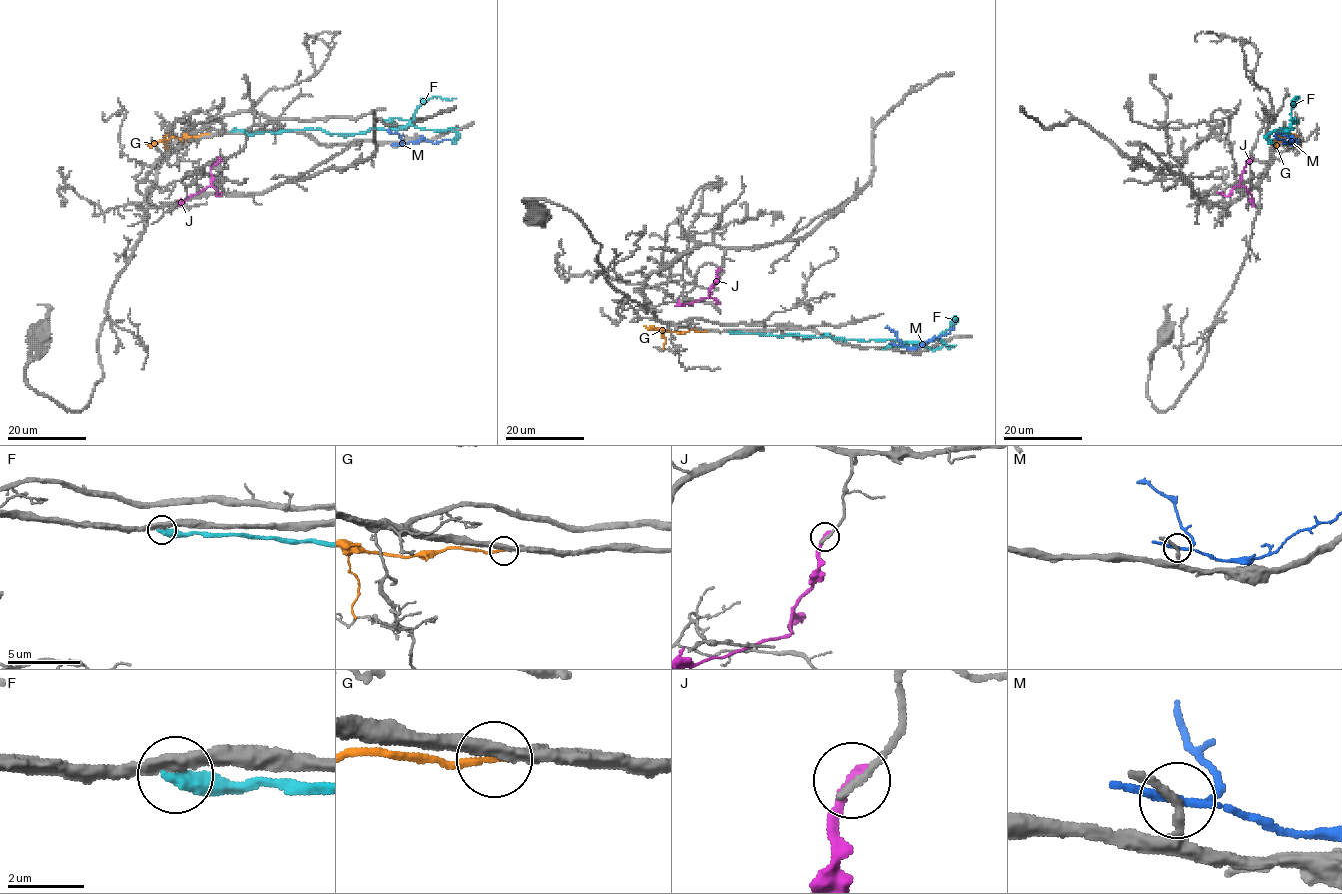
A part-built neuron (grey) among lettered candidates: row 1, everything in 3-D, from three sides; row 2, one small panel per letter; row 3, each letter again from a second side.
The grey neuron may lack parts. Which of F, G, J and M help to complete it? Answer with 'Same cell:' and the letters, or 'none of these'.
Same cell: none of these

